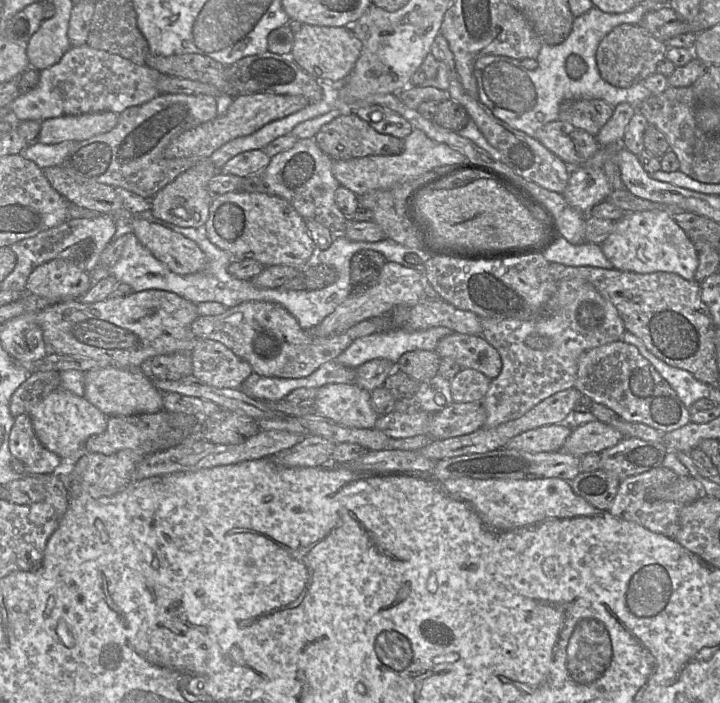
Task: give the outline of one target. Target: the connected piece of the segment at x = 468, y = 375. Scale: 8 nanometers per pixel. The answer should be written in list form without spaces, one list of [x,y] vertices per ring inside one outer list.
[[[470,368],[461,369],[450,381],[453,402],[483,402],[490,385],[491,380],[483,373]]]

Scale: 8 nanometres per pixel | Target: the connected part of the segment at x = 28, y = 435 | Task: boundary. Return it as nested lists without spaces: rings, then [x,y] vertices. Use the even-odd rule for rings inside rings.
[[[29,414],[14,418],[9,434],[9,450],[14,458],[25,464],[28,475],[57,474],[69,465],[39,441]]]

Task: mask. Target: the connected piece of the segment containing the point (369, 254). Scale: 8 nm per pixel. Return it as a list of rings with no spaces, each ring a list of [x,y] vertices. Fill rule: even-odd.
[[[364,249],[355,253],[350,264],[352,290],[374,285],[386,262],[384,256],[374,250]]]

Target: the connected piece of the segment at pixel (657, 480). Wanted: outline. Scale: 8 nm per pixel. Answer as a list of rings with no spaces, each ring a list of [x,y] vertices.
[[[659,466],[649,471],[629,476],[620,481],[619,488],[613,503],[608,510],[613,516],[636,522],[646,529],[675,539],[680,531],[680,511],[685,505],[672,501],[650,501],[647,492],[654,487],[670,484],[679,477],[674,471]]]

